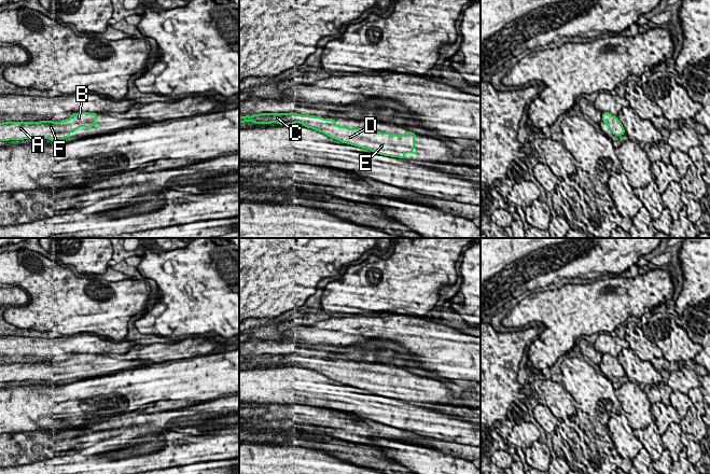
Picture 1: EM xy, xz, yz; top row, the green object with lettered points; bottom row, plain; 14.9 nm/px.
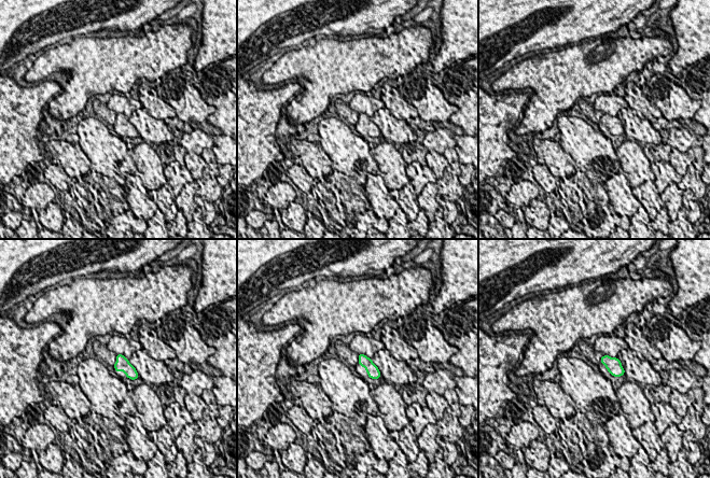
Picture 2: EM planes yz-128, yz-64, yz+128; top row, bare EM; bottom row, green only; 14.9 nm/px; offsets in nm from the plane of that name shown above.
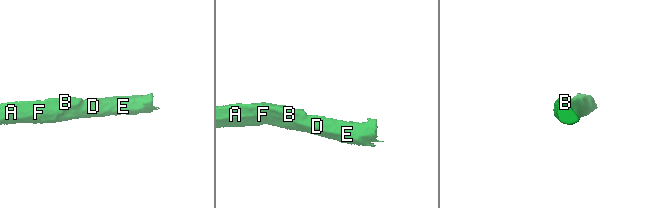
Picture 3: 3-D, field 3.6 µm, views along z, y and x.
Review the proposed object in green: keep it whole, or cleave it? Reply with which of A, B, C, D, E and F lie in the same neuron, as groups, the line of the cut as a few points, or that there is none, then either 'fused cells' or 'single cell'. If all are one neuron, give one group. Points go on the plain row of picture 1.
A B C D E F | no cut | single cell

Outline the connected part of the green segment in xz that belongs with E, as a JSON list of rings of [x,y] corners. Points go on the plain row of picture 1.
[[[260,354],[252,358],[239,358],[239,364],[252,363],[255,365],[277,364],[294,366],[296,363],[307,370],[318,372],[328,378],[343,385],[367,390],[376,395],[406,400],[405,394],[415,394],[415,374],[405,373],[403,376],[381,374],[372,371],[349,370],[339,367],[333,360],[323,360],[315,357],[297,354]]]

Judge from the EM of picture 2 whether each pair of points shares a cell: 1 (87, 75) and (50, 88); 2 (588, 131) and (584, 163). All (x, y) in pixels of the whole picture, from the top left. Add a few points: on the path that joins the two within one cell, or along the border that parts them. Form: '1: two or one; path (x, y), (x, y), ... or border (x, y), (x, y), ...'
1: two; border (58, 94), (53, 98)
2: one; path (581, 139), (580, 155)

